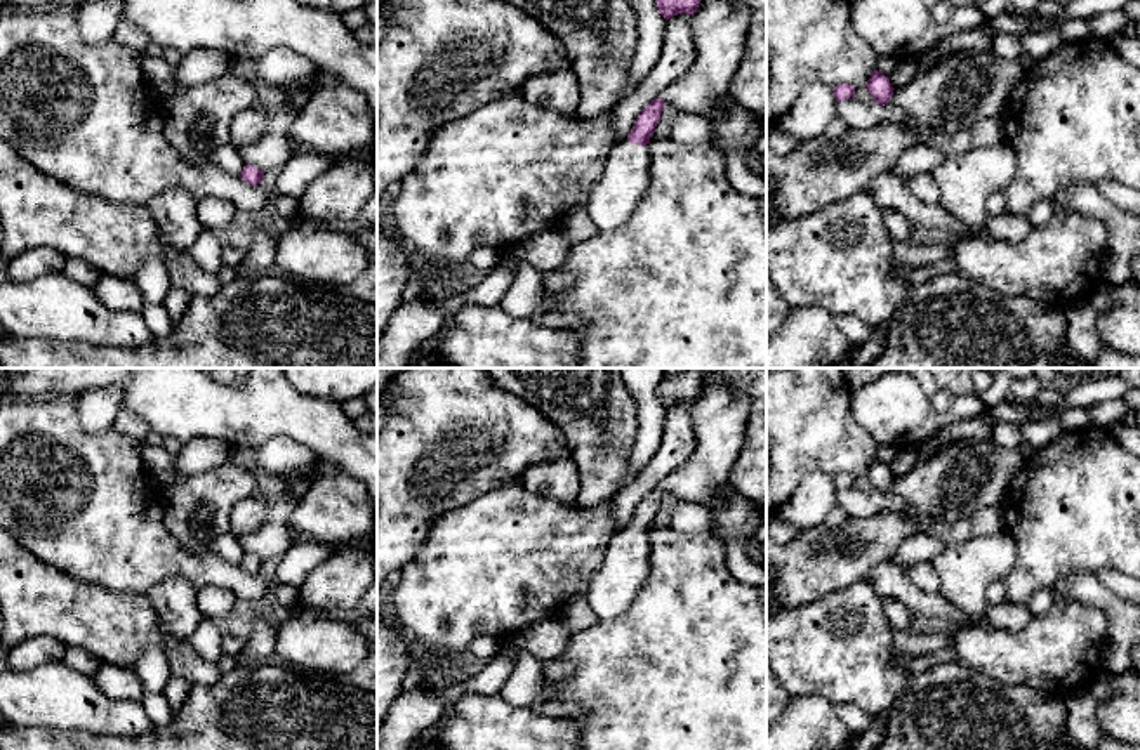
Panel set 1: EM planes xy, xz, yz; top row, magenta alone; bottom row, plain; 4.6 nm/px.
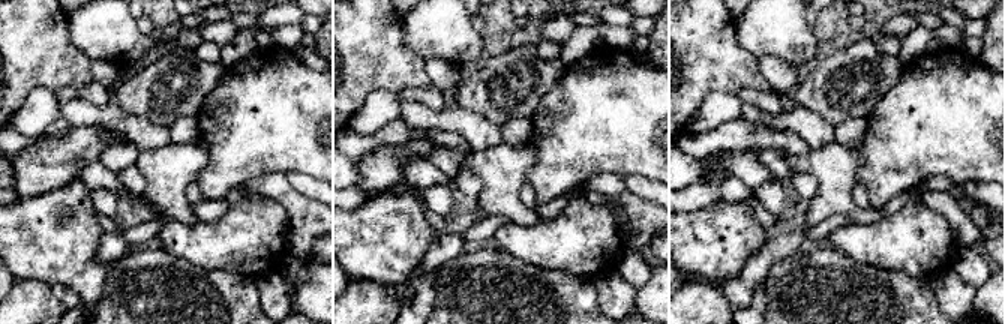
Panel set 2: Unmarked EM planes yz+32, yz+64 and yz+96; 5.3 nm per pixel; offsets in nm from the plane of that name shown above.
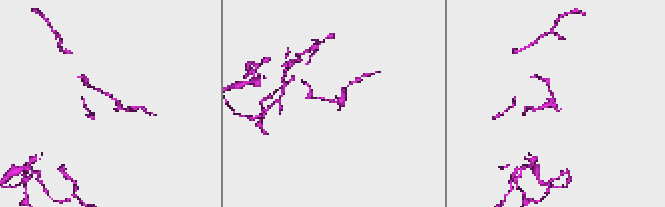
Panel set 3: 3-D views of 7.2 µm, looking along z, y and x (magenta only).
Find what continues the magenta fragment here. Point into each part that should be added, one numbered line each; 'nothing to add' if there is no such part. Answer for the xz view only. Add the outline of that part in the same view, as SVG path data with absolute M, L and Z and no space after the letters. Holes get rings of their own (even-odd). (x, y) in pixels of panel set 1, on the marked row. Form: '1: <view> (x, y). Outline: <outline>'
1: xz (626, 176). Outline: M624 139L612 146L587 205L600 231L613 231L631 217L650 186L650 168L650 144L638 146Z

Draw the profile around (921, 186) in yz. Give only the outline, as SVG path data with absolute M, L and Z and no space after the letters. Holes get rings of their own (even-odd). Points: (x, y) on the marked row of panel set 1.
M930 172L918 174L904 181L909 193L926 205L935 205L940 200L940 189Z

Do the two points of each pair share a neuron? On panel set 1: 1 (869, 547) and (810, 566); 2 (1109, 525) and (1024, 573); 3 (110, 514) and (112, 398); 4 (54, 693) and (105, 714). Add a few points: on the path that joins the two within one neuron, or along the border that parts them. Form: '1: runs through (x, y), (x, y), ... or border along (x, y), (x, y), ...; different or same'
1: runs through (855, 549), (835, 559), (824, 559); same
2: runs through (1088, 525), (1074, 525), (1045, 554); same
3: border along (77, 403), (87, 431), (112, 427); different
4: runs through (66, 700), (92, 710); same

